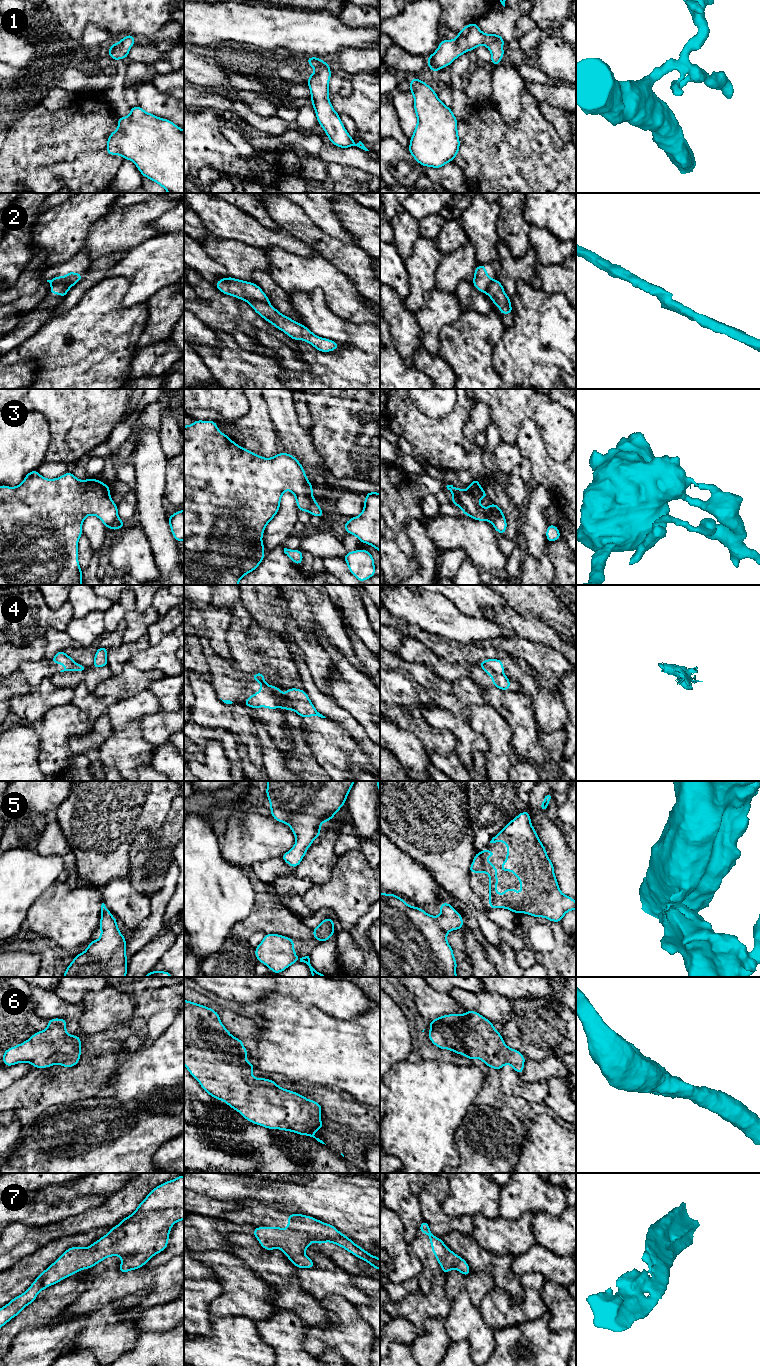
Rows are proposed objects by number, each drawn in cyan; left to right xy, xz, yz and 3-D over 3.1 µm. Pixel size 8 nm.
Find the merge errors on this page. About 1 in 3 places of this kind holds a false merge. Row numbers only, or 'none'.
2, 3, 4

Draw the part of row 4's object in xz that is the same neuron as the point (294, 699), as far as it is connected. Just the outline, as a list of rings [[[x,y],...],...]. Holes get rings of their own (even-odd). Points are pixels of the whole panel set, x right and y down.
[[[270,686],[269,689],[271,694],[277,699],[281,709],[293,710],[303,719],[314,715],[326,718],[316,710],[305,690],[290,688],[283,694],[277,686]]]

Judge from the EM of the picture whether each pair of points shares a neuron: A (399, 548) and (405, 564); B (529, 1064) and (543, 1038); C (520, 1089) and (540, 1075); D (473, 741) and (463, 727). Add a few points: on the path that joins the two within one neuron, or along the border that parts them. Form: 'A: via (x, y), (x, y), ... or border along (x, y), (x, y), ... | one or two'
A: via (399, 552), (401, 560) | one
B: border along (554, 1056), (548, 1056), (542, 1060), (526, 1058) | two
C: border along (518, 1075), (523, 1081), (545, 1082) | two
D: via (470, 738), (463, 730) | one

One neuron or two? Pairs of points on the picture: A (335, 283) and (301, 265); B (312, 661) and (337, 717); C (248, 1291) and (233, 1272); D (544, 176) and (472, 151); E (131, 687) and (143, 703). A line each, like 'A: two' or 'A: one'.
A: one
B: two
C: one
D: one
E: two

